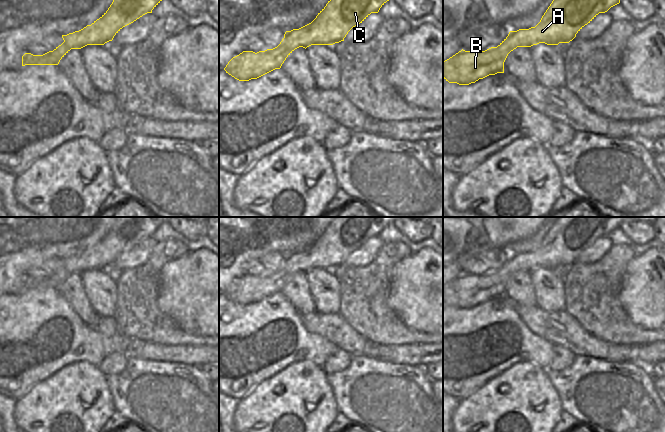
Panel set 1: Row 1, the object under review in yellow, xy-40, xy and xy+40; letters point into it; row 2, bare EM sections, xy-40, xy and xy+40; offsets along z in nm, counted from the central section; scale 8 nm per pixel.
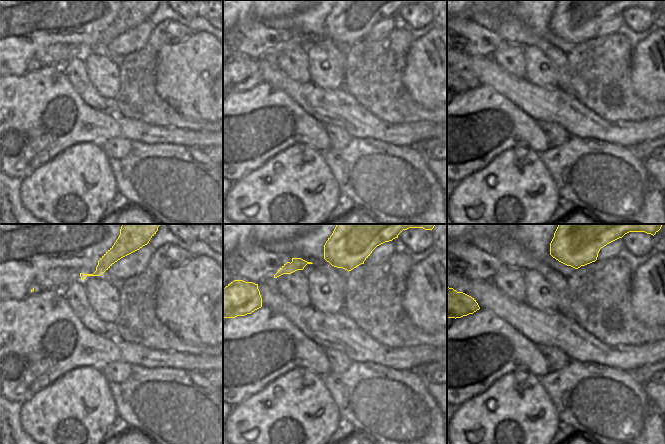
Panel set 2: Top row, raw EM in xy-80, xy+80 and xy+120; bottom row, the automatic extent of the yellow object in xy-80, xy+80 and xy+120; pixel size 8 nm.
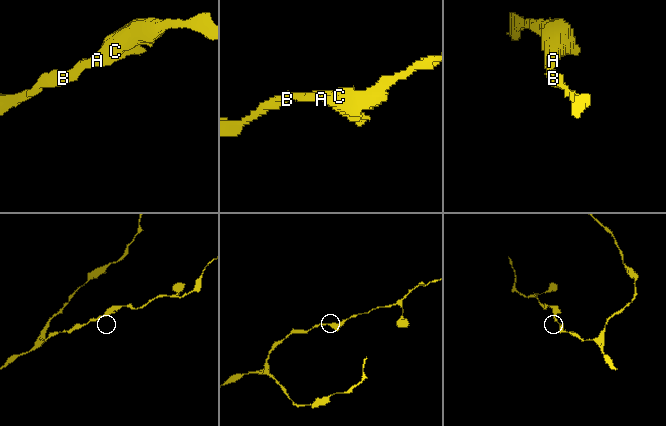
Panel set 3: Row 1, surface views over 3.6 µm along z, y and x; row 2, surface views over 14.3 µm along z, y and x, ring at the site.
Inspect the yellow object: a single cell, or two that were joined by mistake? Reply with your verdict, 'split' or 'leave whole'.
leave whole

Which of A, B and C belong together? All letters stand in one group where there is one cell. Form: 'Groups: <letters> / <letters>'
Groups: A B C

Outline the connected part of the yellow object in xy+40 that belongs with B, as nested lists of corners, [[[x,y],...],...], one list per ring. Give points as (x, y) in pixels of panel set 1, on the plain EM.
[[[556,217],[540,246],[529,253],[510,255],[497,270],[485,275],[461,274],[443,285],[443,302],[469,309],[489,299],[504,297],[508,278],[517,271],[539,267],[569,267],[599,237],[607,236],[625,221],[653,223],[657,217]]]

